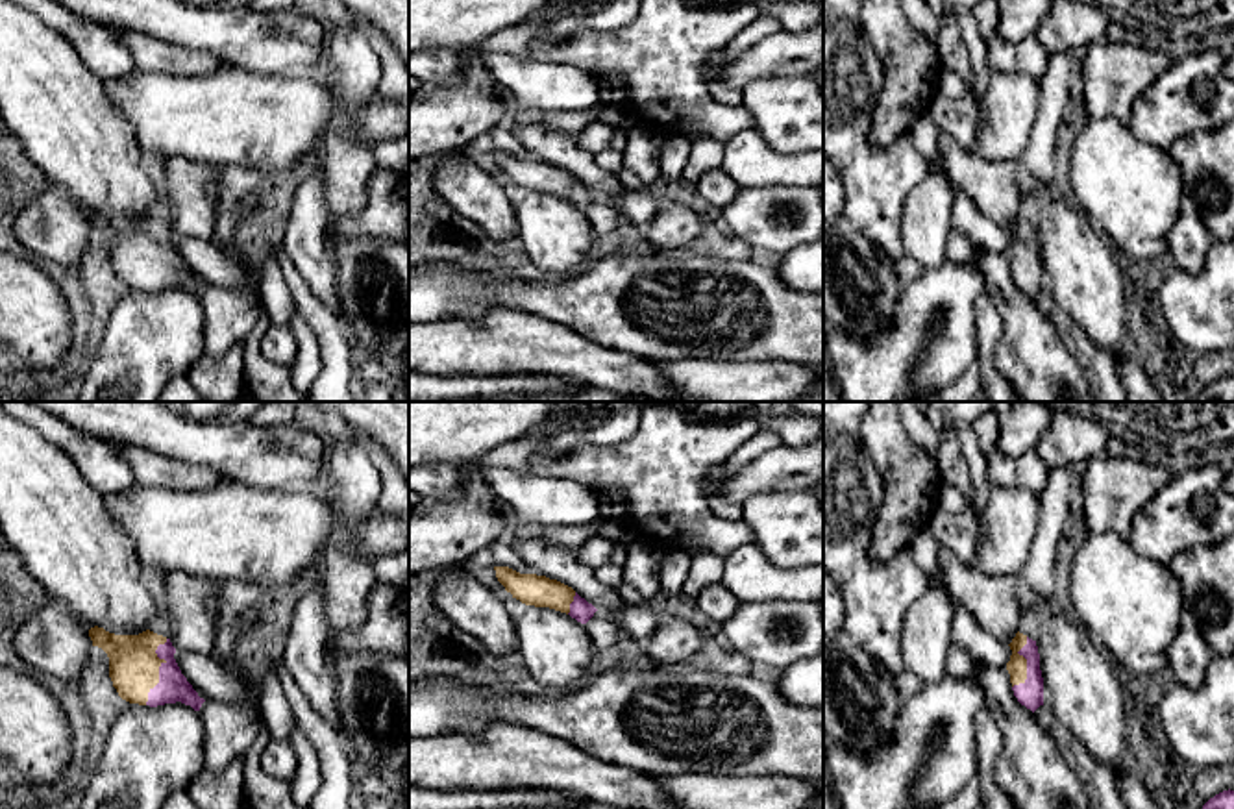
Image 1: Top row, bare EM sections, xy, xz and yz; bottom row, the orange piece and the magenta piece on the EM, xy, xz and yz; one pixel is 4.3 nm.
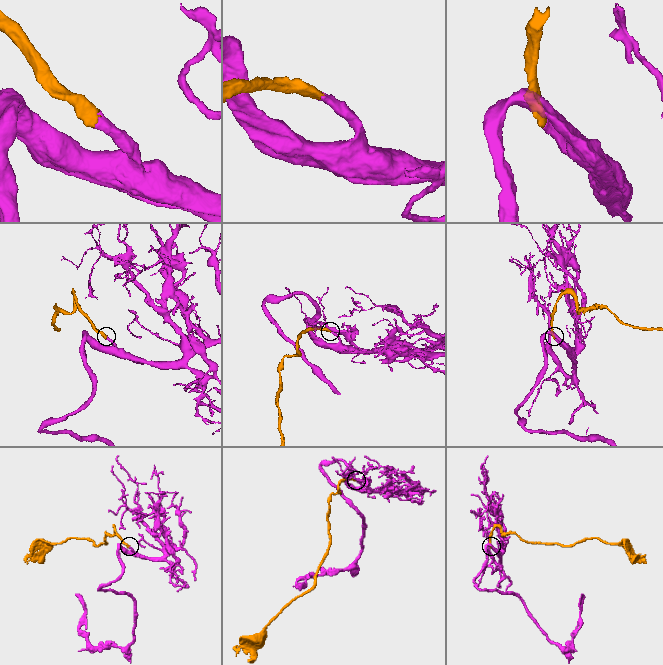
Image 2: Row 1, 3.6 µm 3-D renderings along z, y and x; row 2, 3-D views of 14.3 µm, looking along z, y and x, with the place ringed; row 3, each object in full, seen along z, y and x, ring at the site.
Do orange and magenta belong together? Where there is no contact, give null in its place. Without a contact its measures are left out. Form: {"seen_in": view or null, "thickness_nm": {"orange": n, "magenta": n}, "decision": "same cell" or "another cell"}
{"seen_in": "xy", "thickness_nm": {"orange": 220, "magenta": 130}, "decision": "same cell"}

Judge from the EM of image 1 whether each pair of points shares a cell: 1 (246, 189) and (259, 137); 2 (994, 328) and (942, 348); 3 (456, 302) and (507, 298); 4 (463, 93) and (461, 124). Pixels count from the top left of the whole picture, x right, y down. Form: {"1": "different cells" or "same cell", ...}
{"1": "different cells", "2": "different cells", "3": "same cell", "4": "same cell"}

